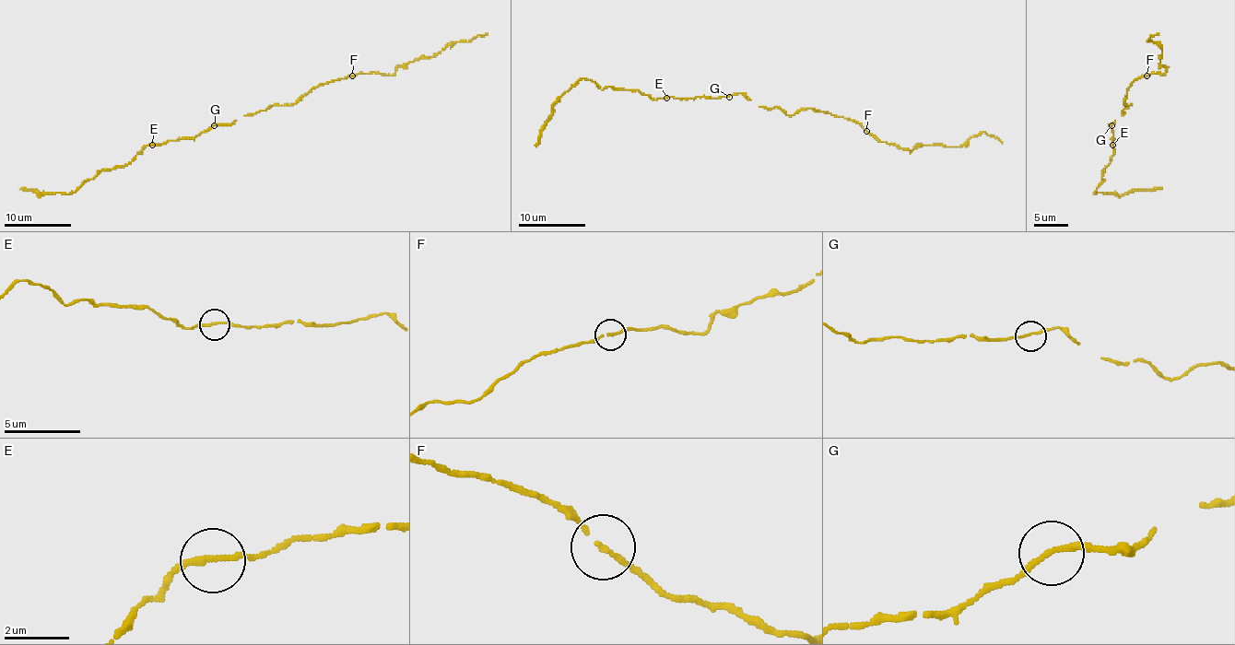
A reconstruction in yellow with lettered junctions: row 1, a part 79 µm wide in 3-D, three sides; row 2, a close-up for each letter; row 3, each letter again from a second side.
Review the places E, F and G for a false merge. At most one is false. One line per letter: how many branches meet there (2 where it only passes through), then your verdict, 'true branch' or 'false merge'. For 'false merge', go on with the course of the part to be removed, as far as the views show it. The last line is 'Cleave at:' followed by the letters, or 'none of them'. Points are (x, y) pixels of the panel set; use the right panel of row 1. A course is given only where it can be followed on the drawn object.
E: 2 | true branch
F: 2 | true branch
G: 2 | true branch
Cleave at: none of them

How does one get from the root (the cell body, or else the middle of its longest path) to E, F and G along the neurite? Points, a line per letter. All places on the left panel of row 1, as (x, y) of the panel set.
E: (244, 115), (231, 123), (209, 127), (194, 137), (152, 146)
F: (244, 115), (266, 111), (273, 105), (296, 103), (313, 88), (351, 75)
G: (244, 115), (231, 123), (214, 125)

